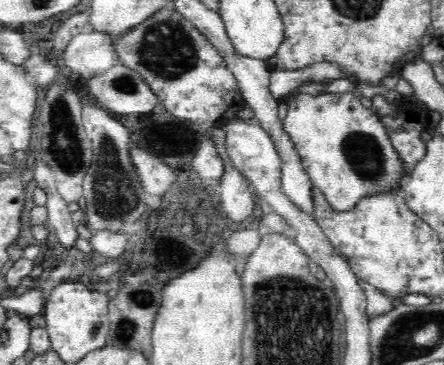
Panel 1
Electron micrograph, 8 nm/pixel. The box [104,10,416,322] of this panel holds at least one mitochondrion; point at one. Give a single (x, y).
(167, 50)

